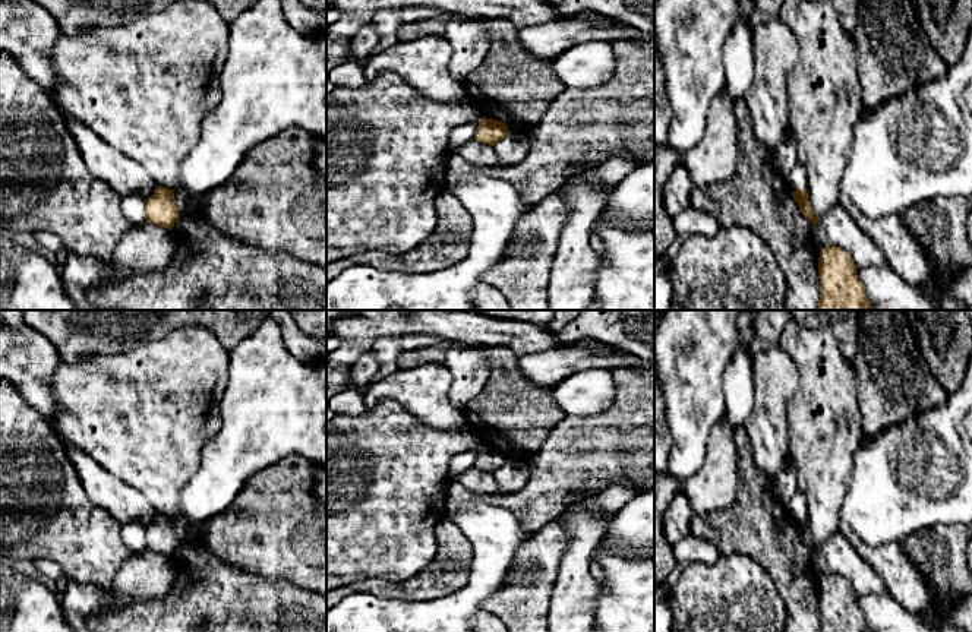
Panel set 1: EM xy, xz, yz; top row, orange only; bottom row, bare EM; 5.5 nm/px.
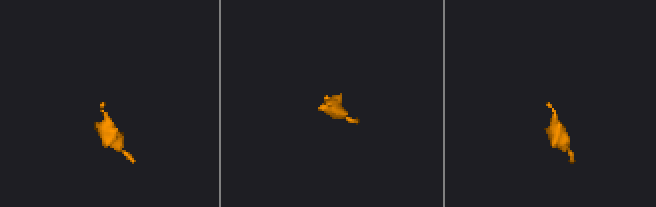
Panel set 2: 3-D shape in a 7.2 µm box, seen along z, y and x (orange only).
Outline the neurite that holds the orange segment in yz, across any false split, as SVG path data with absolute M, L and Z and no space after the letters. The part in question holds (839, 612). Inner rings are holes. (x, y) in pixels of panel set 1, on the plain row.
M837 573L823 575L818 606L821 620L818 632L871 632L846 578Z

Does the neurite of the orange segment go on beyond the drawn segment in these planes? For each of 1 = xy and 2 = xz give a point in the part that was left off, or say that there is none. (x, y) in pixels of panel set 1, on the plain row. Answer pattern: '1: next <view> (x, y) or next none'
1: next none
2: next none

